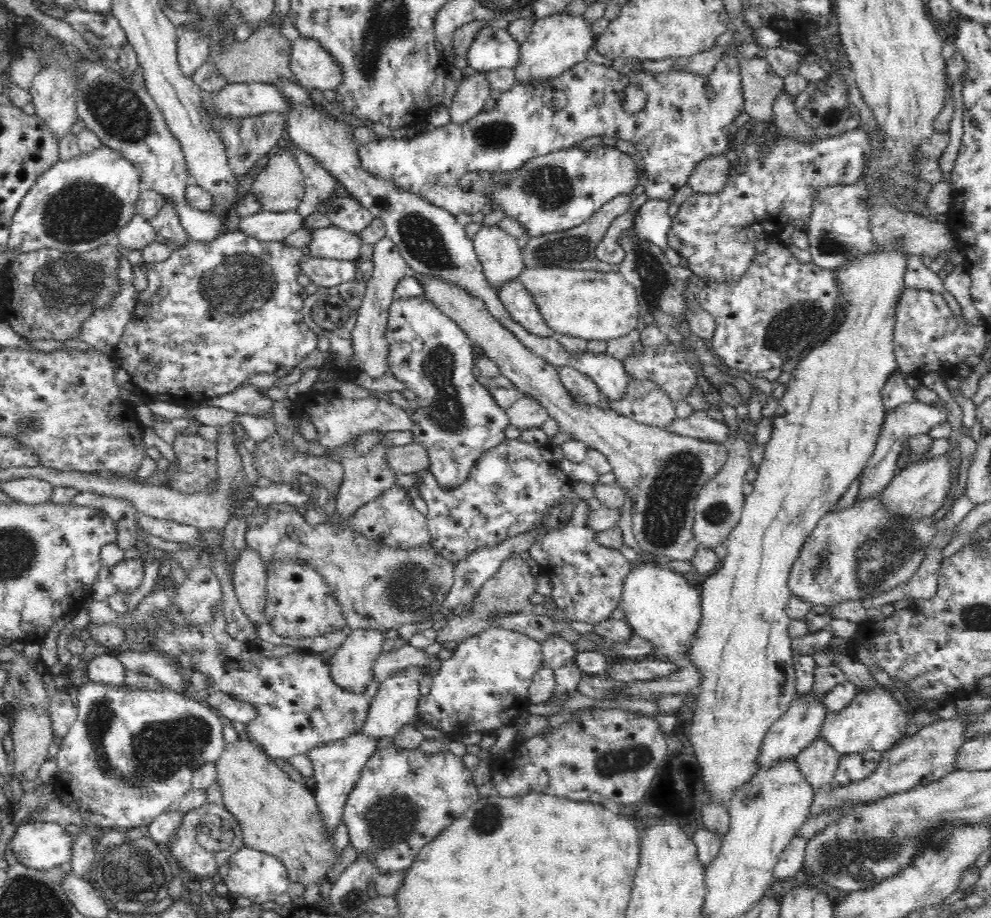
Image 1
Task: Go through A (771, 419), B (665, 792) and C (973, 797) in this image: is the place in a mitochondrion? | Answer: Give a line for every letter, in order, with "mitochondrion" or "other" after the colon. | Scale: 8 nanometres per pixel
A: other
B: other
C: other

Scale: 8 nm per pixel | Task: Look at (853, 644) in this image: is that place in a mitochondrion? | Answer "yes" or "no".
no

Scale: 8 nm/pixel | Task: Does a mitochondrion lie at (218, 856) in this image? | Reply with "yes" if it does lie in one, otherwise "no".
no

